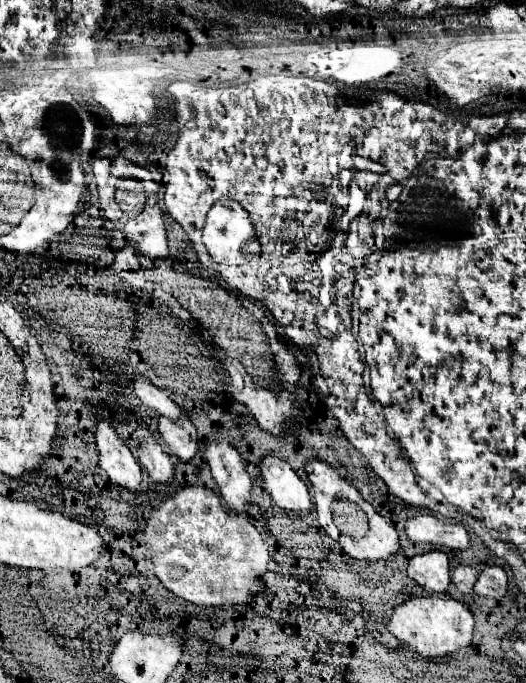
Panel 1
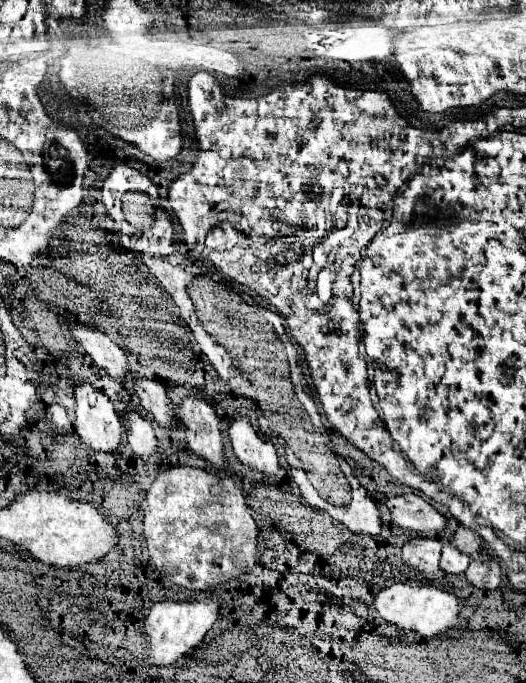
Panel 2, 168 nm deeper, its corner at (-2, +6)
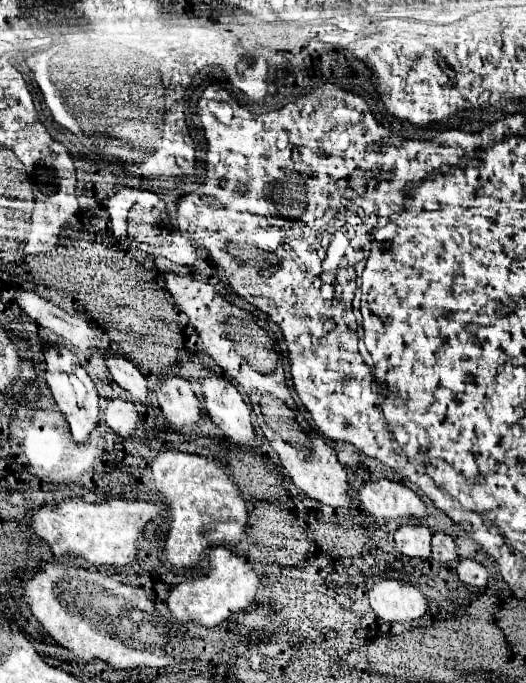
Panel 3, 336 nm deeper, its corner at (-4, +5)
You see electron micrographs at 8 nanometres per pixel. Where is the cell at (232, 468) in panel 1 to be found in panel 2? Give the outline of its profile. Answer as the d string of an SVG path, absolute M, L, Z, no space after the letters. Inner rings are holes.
M184 397L182 403L176 405L176 415L174 415L184 433L186 433L186 443L188 447L210 461L214 467L222 469L226 459L224 459L224 449L222 449L222 431L220 431L220 419L214 413L212 405L200 397Z

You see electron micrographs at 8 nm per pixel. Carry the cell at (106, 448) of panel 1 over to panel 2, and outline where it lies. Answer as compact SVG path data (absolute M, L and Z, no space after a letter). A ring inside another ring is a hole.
M82 381L74 385L76 423L74 429L82 443L94 451L112 453L122 439L122 423L110 399L92 383Z

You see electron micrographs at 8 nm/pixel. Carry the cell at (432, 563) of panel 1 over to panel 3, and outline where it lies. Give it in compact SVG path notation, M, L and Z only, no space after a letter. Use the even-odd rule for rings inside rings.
M402 526L394 532L396 550L408 558L424 558L432 556L432 532L426 526Z

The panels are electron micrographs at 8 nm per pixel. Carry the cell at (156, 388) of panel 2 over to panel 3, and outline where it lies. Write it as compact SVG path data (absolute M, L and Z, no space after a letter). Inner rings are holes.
M118 356L118 362L120 362L120 368L118 370L118 376L116 376L116 382L138 402L142 404L150 404L150 392L148 392L148 380L144 378L144 374L140 374L140 370L128 362L126 358Z

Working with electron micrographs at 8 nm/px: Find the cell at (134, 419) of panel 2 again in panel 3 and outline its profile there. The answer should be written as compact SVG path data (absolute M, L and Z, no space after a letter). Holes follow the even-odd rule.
M112 396L104 410L104 420L122 438L132 438L134 432L140 428L140 414L134 402L122 396Z

